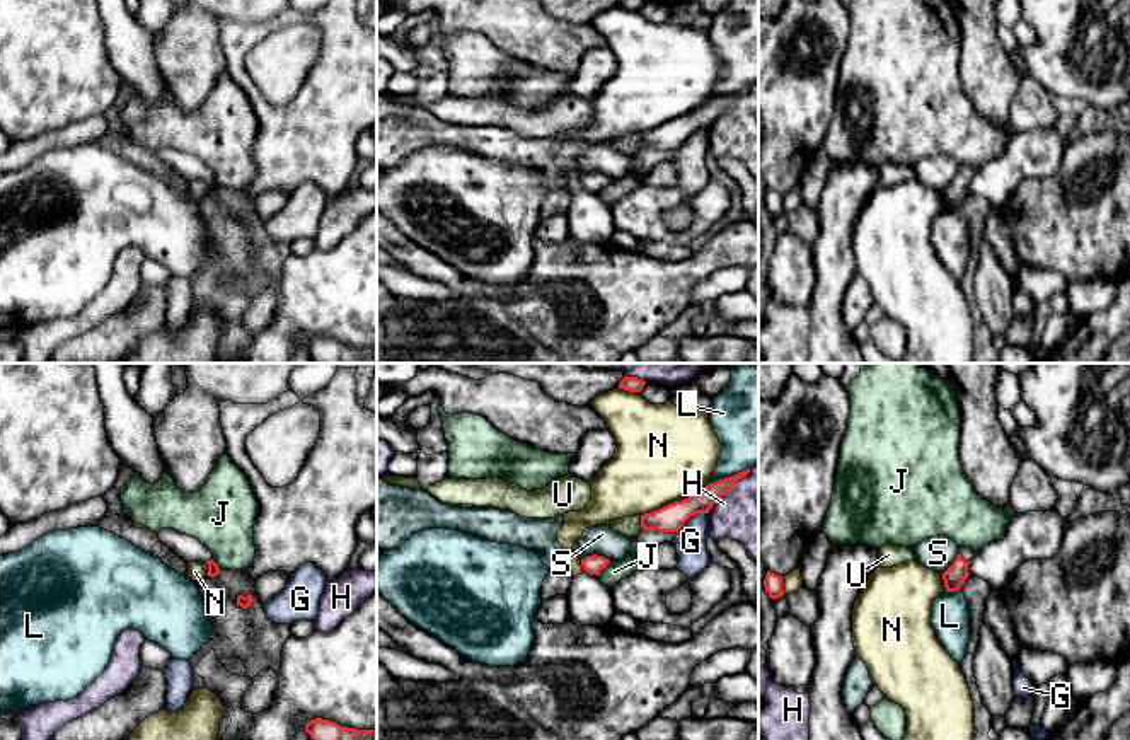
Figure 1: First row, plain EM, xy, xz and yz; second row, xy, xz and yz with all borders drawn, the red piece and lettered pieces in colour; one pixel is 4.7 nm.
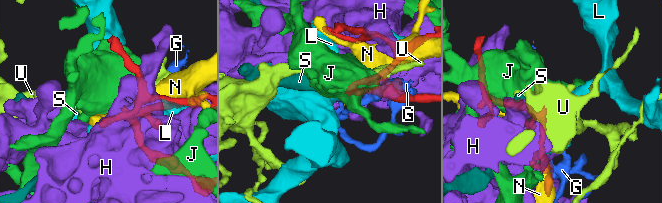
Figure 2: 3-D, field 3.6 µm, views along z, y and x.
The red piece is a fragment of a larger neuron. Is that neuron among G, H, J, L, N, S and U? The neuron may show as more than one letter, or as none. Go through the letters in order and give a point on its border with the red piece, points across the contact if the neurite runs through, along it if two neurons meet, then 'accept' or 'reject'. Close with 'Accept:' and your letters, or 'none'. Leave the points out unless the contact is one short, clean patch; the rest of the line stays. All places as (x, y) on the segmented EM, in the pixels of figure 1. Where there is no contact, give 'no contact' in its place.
G: contact xz (691, 515); reject
H: contact xz (728, 490); reject
J: contact xz (604, 566); reject
L: contact xz (725, 478); reject
N: contact xz (670, 503); reject
S: contact xz (595, 554); reject
U: contact xz (641, 522); border xz (639, 515), (643, 529); reject
Accept: none

